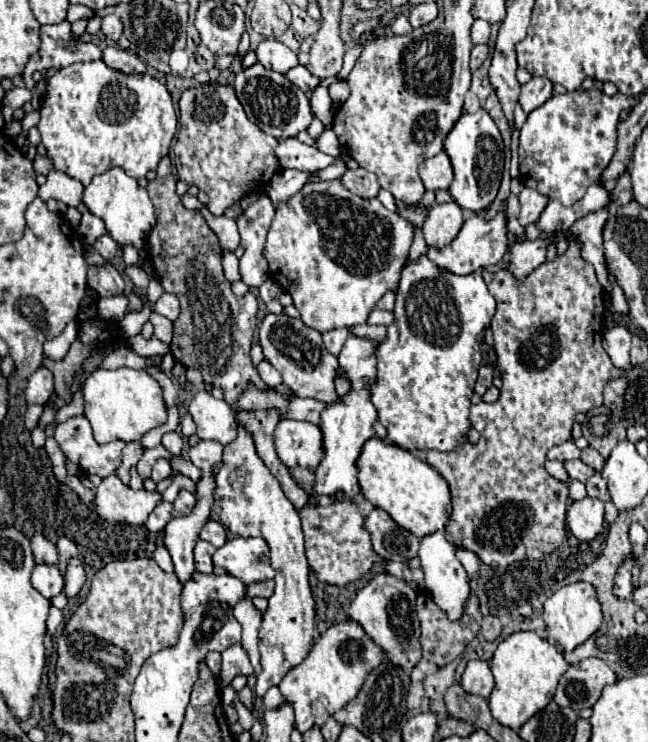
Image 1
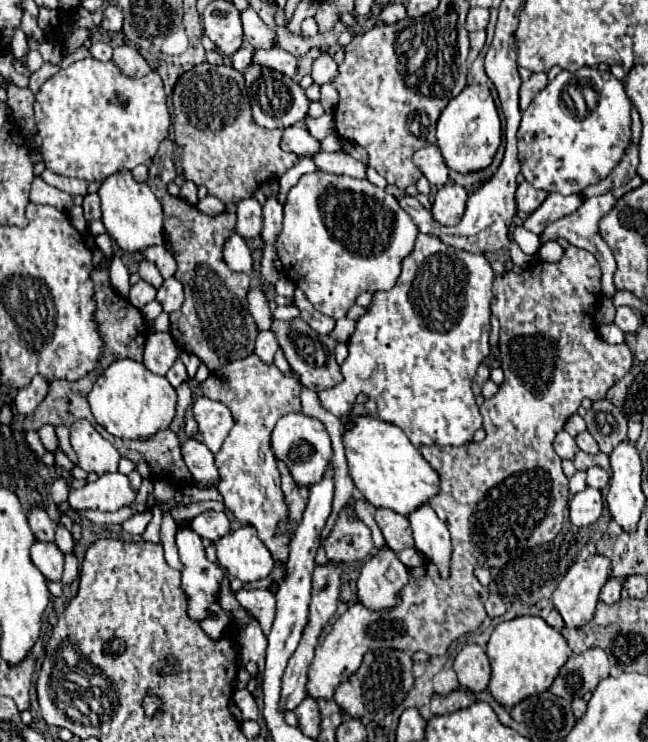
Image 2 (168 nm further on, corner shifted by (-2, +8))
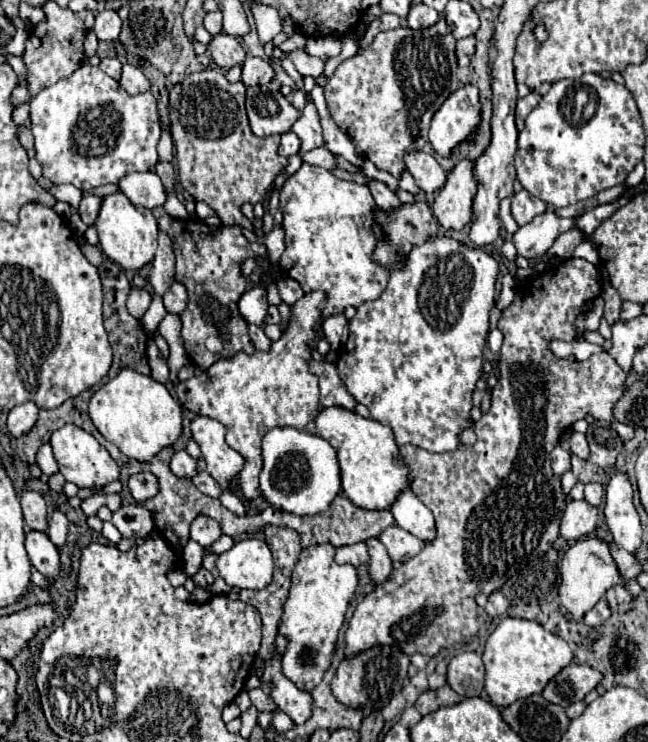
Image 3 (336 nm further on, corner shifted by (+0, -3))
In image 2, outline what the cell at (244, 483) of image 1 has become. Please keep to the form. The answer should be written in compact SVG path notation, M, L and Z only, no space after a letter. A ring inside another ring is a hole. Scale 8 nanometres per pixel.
M252 354L244 360L236 360L232 364L226 364L224 368L212 372L208 376L208 380L202 382L202 392L212 400L220 400L220 402L228 404L228 408L232 410L232 416L234 416L234 428L228 434L228 438L224 440L220 452L216 452L216 466L220 472L218 492L222 494L226 508L234 514L236 520L250 524L258 530L260 540L266 544L272 558L276 562L280 562L282 570L284 570L284 564L286 564L288 552L290 552L290 532L278 534L278 524L288 522L290 516L288 516L288 504L284 500L284 492L280 488L280 472L276 468L276 456L272 454L268 444L270 444L270 434L272 434L276 422L288 412L302 410L300 408L300 382L296 376L286 378L276 366L266 366L260 362L260 358L256 354Z

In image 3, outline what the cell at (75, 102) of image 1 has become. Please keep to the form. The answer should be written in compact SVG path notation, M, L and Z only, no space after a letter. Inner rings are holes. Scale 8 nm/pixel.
M82 63L72 77L42 89L30 103L30 117L36 161L42 165L44 177L54 185L72 183L74 187L88 191L106 183L118 183L124 175L134 171L150 171L158 161L156 145L160 141L160 115L152 93L148 91L130 97L118 81L90 63Z

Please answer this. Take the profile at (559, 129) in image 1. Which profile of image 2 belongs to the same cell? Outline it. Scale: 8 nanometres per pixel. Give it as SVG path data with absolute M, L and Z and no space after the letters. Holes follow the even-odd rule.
M592 68L592 76L588 80L592 82L592 90L596 94L596 106L592 112L578 112L574 100L568 94L572 78L576 78L576 74L568 76L568 72L562 70L542 92L538 92L528 110L522 112L522 122L518 130L520 172L534 188L558 192L562 196L578 194L590 184L596 184L598 180L608 176L608 172L620 162L620 156L630 144L630 98L626 96L624 84L616 80L610 72L600 72Z

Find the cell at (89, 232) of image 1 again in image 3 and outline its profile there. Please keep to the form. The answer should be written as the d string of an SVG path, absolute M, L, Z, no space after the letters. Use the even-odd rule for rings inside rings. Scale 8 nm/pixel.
M84 195L82 201L80 201L80 217L86 225L92 225L100 213L100 205L102 205L102 199L96 197L96 195Z

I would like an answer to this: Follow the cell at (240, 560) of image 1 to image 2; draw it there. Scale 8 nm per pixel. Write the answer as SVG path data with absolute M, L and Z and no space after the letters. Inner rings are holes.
M242 526L216 542L218 564L242 582L256 582L274 570L274 560L256 536L256 528Z

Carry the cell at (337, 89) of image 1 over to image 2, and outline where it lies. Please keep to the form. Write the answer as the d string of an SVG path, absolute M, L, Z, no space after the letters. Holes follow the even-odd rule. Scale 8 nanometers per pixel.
M320 56L314 60L314 66L312 66L312 78L316 84L330 84L334 82L338 76L338 66L336 62L332 60L332 56Z

